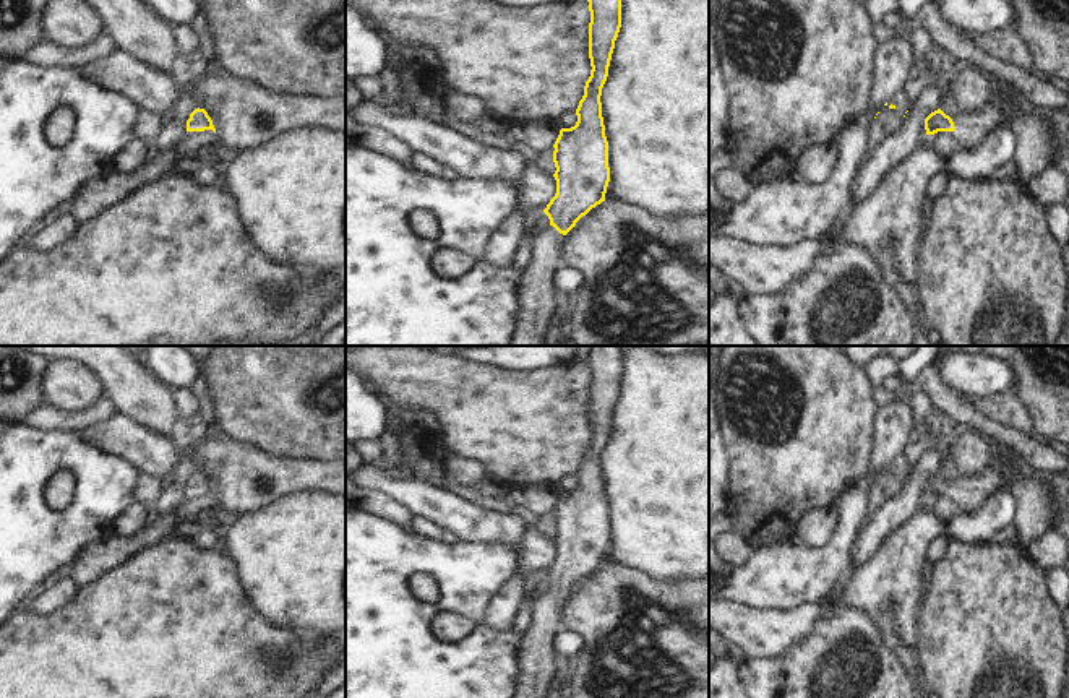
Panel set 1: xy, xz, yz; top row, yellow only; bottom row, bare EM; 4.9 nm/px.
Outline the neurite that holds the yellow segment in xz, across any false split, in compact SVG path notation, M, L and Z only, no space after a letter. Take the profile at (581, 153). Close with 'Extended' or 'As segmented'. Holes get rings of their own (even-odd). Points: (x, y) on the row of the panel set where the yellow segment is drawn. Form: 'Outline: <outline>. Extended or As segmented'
Outline: M621 0L587 2L592 70L576 109L576 125L561 128L553 144L556 193L543 209L550 226L530 235L530 256L514 289L517 323L509 346L543 346L556 310L553 273L563 265L565 235L605 201L610 182L600 96L621 28Z. Extended

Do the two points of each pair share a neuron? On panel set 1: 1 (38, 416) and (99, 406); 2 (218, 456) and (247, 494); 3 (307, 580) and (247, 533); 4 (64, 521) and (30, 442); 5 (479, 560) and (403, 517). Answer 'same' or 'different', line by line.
1: same
2: same
3: same
4: same
5: different

